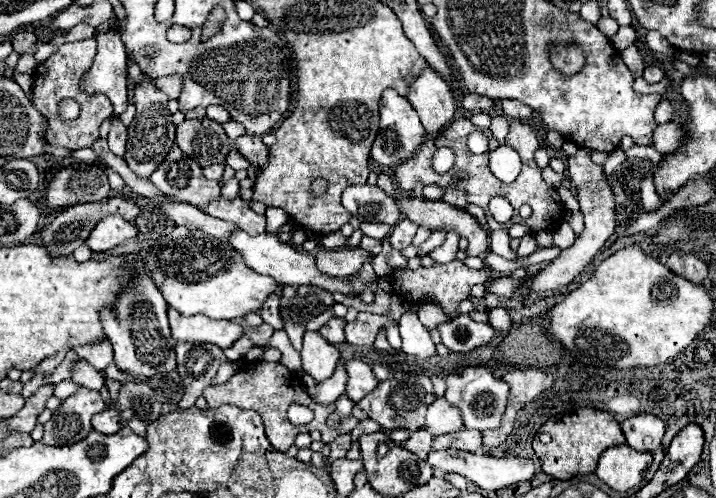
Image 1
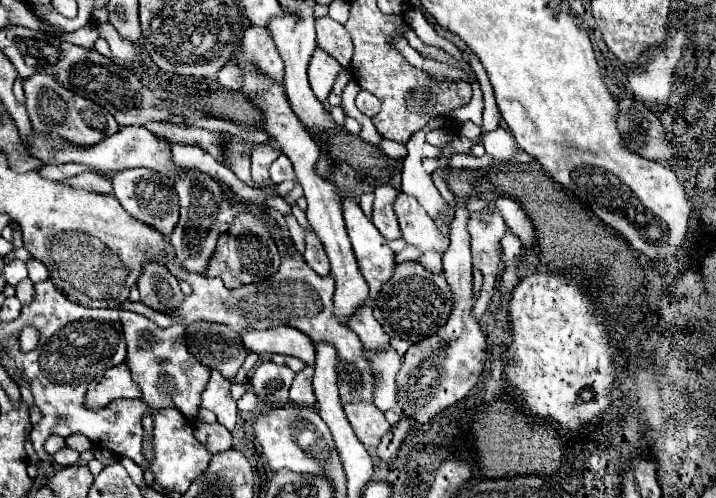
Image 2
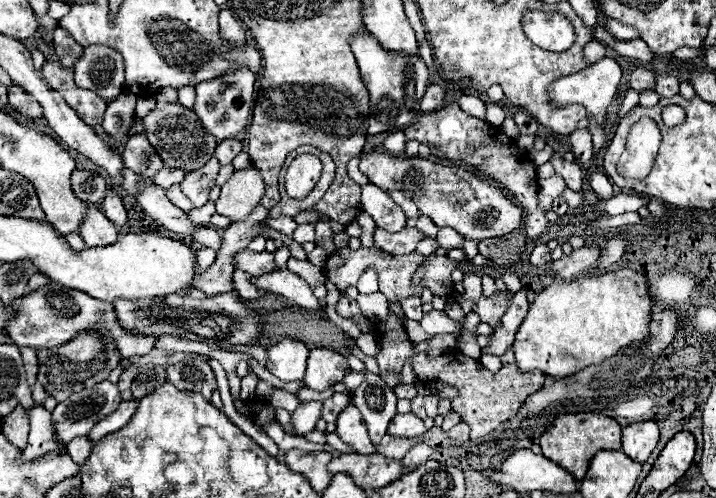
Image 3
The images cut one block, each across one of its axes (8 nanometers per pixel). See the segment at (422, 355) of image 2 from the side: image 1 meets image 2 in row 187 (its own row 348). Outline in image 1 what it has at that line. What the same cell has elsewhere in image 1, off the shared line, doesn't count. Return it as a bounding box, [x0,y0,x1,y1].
[438,314,496,352]

